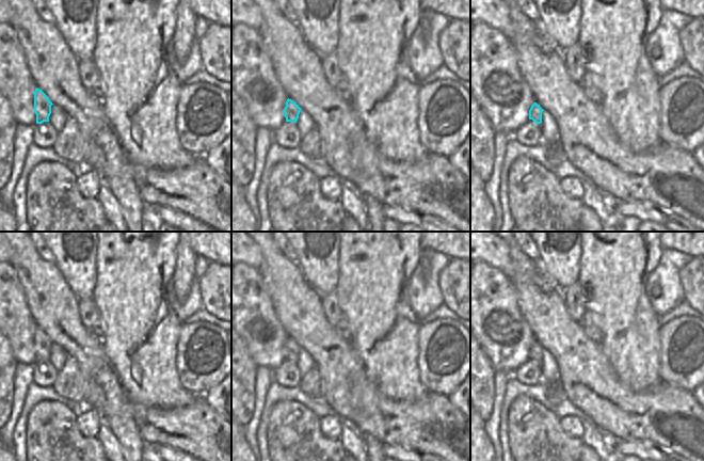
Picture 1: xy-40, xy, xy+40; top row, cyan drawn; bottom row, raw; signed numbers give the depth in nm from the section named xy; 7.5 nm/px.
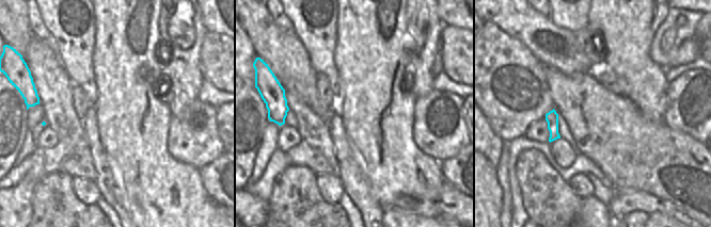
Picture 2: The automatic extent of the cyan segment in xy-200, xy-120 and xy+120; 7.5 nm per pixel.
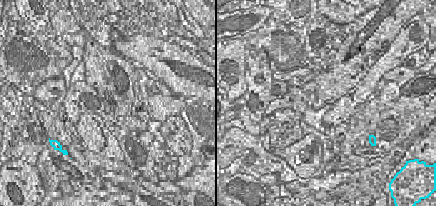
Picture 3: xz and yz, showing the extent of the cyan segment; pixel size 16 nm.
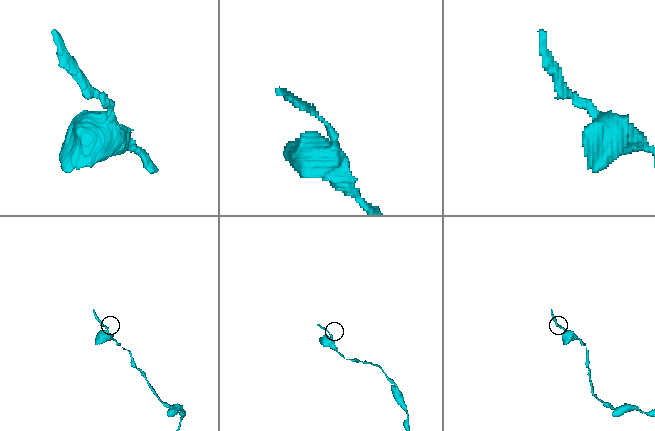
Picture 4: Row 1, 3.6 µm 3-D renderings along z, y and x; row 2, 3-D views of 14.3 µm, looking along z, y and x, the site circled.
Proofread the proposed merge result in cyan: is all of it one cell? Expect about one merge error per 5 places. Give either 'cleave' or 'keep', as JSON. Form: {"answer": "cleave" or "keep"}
{"answer": "keep"}

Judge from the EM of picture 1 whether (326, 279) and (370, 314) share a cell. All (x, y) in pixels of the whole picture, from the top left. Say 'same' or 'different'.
different

